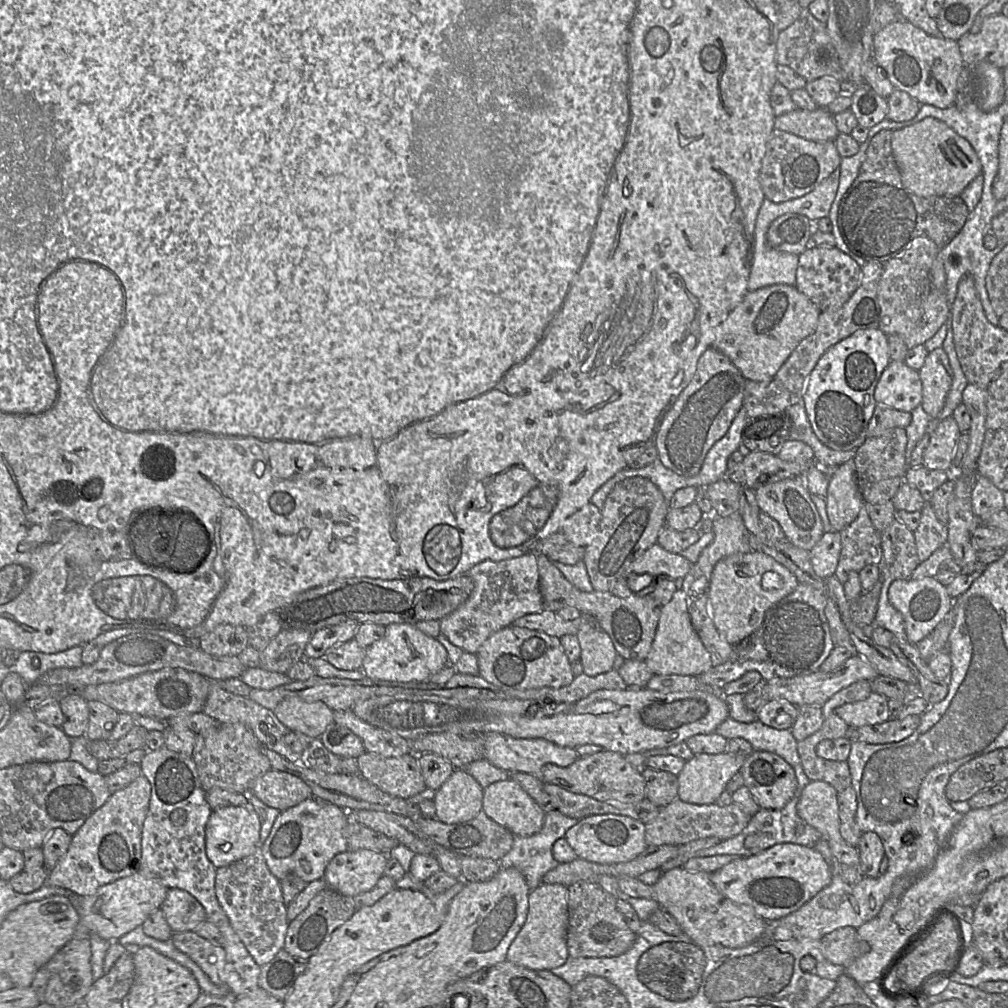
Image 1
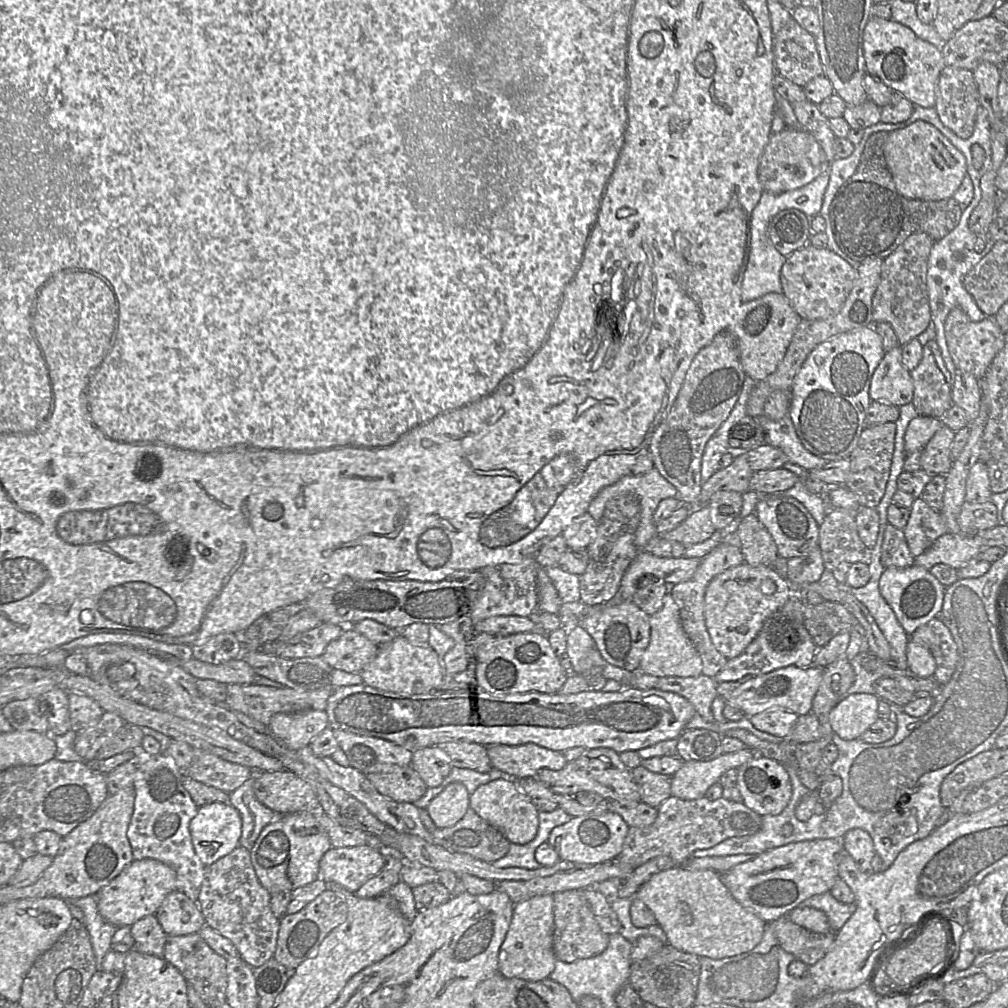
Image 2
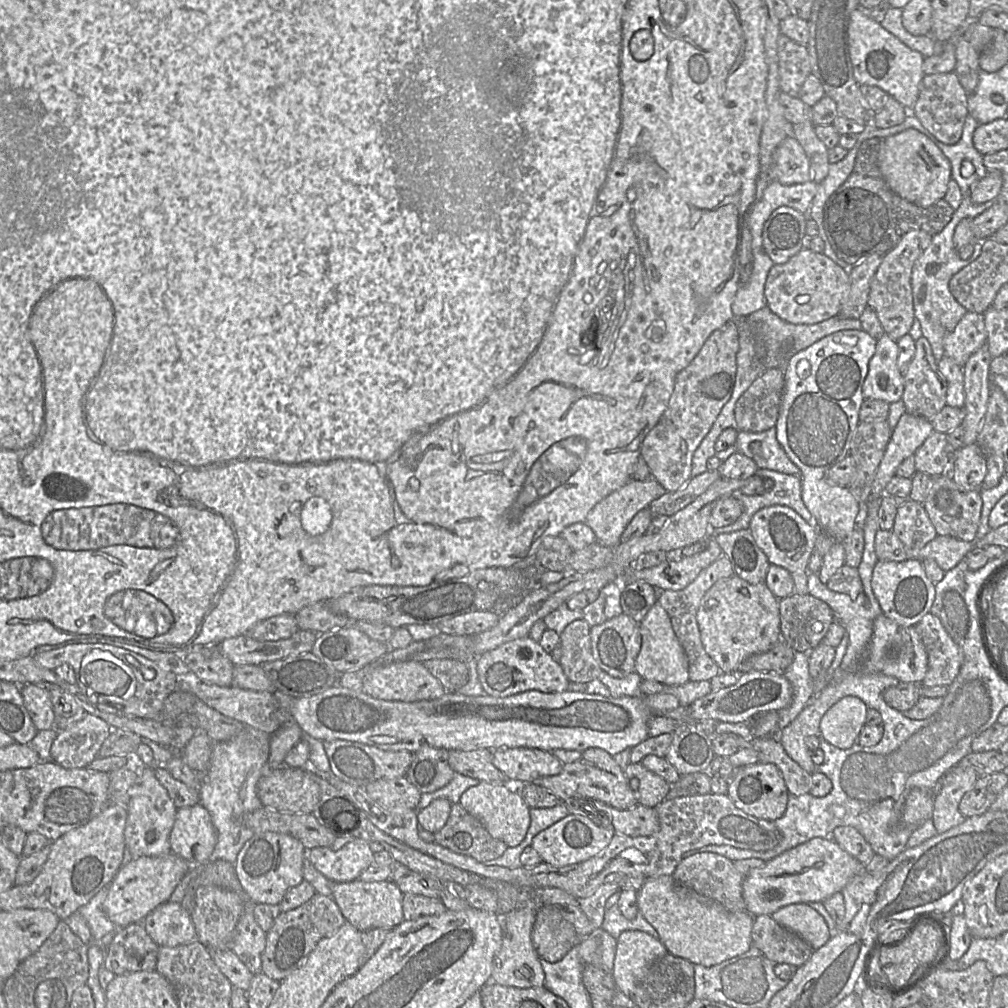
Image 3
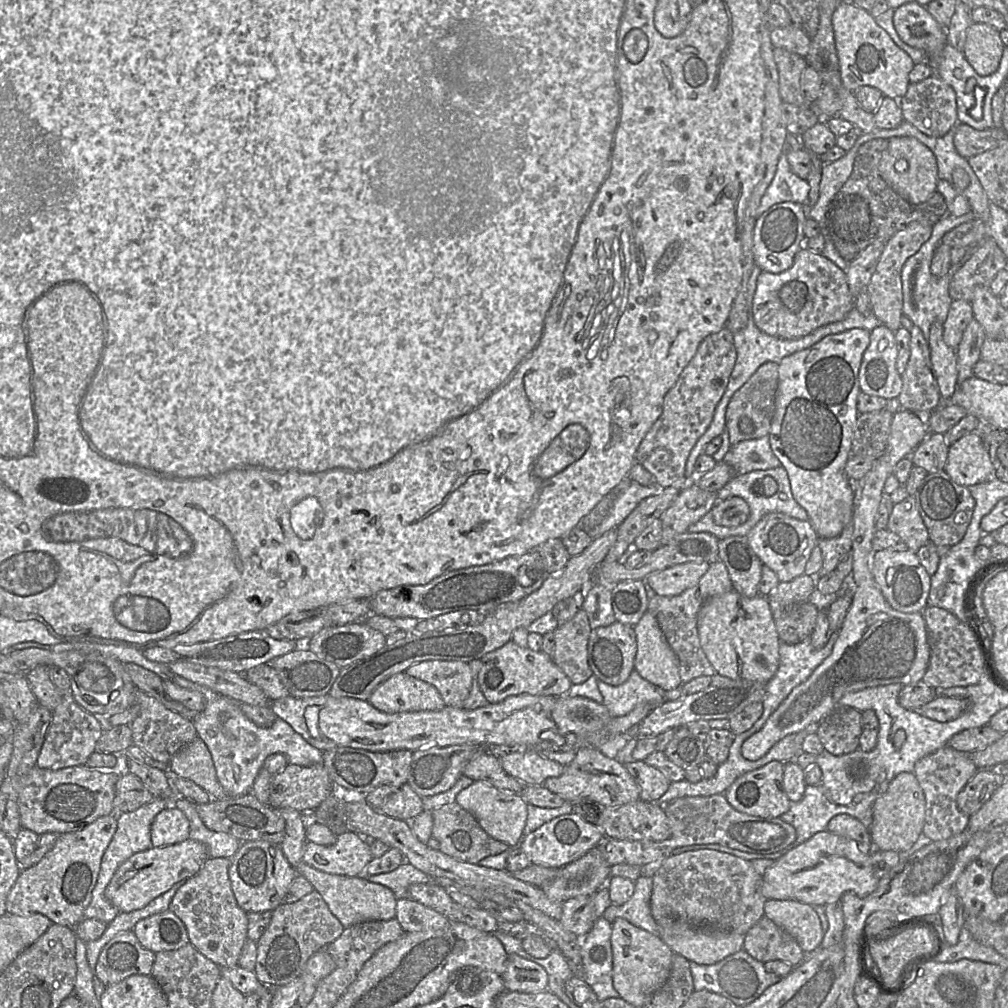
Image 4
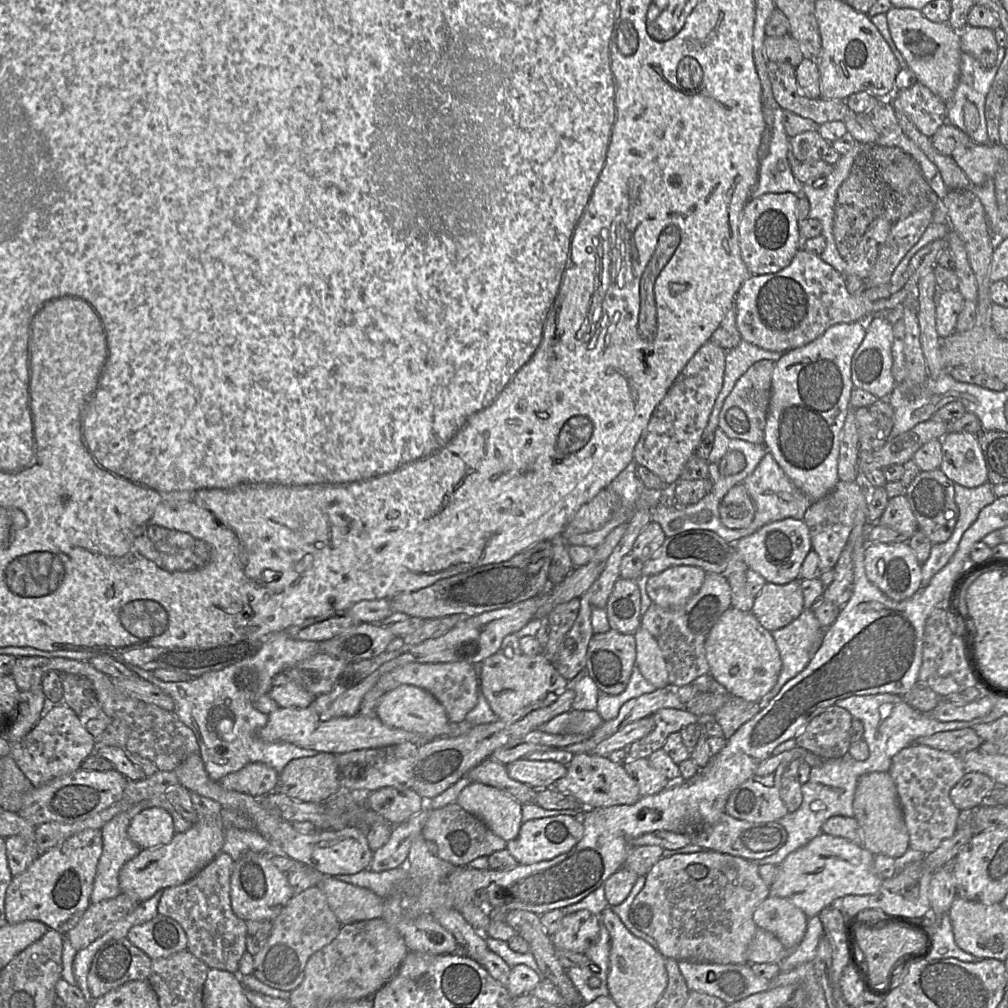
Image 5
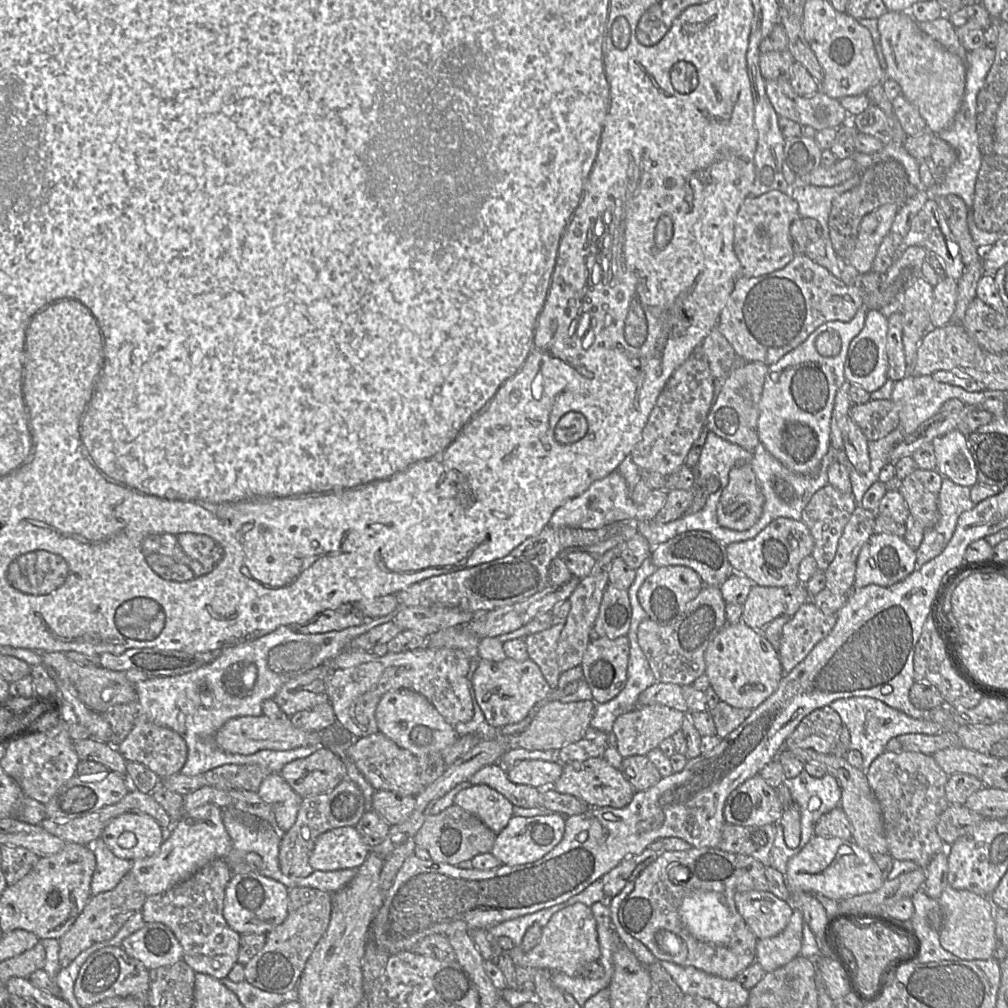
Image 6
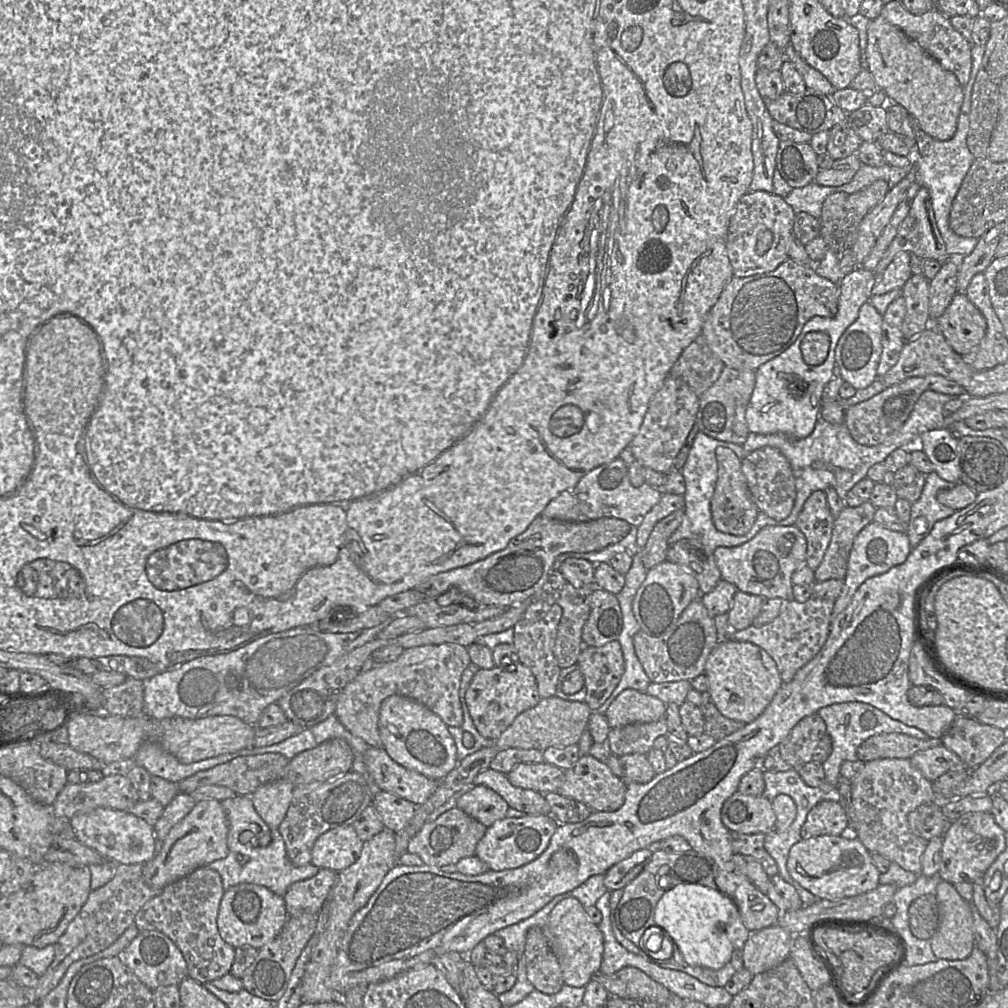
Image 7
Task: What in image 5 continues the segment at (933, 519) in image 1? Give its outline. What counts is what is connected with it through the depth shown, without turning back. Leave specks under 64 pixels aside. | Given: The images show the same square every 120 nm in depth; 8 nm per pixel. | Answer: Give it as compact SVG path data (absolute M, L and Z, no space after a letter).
M899 495L888 500L878 523L898 531L907 538L910 538L918 530L917 520L905 495Z

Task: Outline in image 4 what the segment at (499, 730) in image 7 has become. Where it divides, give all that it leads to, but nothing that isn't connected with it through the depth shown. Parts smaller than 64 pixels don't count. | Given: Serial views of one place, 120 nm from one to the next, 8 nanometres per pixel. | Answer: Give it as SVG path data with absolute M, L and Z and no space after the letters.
M509 641L502 647L487 653L481 659L478 685L489 704L499 703L510 696L529 694L534 696L567 695L572 683L557 667L550 656L528 647L520 647Z

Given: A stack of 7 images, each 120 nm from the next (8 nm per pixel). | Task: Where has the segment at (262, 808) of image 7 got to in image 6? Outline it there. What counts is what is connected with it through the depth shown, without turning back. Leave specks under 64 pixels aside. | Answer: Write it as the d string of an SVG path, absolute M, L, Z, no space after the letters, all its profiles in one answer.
M278 773L265 777L257 794L264 802L272 806L275 826L281 834L288 831L296 821L302 798Z

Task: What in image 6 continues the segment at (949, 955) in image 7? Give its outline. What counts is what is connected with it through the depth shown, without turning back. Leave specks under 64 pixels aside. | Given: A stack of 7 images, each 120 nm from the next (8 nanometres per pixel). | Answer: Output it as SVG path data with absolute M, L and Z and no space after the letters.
M947 885L938 902L942 911L939 932L941 946L961 960L987 960L993 958L997 948L993 903L989 897L968 890L958 890Z

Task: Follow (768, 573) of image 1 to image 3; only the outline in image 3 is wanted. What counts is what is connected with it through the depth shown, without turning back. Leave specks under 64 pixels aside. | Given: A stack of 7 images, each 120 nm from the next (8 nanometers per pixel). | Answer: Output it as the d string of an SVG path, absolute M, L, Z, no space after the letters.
M735 574L717 581L704 594L696 618L703 647L720 668L720 673L734 673L746 658L770 650L780 639L779 599L765 583L752 585Z

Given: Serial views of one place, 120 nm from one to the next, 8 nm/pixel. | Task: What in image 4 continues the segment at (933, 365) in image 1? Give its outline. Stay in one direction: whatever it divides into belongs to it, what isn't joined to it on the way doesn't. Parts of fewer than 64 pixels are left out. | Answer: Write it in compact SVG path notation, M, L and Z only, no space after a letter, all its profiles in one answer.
M914 325L910 332L910 357L897 397L902 409L928 415L942 400L930 360L930 349L921 329Z

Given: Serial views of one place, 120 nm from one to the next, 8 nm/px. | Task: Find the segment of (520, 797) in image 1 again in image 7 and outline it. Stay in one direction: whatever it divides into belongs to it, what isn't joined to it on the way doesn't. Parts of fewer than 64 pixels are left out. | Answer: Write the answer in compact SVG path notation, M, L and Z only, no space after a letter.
M473 785L458 799L457 807L486 827L506 818L509 809L499 794L483 785Z

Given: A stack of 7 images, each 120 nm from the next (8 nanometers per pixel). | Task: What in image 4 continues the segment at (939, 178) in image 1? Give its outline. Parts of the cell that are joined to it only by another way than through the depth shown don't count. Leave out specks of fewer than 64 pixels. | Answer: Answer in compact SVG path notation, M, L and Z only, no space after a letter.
M912 137L890 139L879 163L879 173L900 197L913 205L927 201L937 191L939 177L936 157L928 147Z

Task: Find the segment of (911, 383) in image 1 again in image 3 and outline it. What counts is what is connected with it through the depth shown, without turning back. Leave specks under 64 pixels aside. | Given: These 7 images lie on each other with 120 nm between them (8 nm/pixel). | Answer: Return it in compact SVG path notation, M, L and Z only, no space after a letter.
M884 333L877 340L876 351L869 361L862 387L864 399L881 400L888 404L901 400L904 377L897 367L897 358L897 342Z

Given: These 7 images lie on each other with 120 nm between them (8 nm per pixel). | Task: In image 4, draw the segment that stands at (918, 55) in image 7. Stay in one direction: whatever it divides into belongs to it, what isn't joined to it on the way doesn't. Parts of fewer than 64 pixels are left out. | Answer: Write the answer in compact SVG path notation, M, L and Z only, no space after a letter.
M909 2L894 10L893 24L909 46L923 50L928 59L937 58L946 46L947 31L932 17L926 6Z

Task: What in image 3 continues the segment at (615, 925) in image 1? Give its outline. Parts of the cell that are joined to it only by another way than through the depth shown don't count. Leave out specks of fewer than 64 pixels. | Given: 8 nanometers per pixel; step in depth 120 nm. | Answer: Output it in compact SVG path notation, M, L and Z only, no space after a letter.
M541 904L536 910L531 940L539 958L554 963L575 947L580 937L558 907Z

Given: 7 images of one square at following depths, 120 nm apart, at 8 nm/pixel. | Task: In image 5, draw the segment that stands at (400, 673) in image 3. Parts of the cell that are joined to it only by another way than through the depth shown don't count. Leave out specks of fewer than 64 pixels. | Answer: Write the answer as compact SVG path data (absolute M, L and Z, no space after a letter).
M400 685L385 693L378 701L376 716L388 727L403 729L426 739L442 737L449 732L449 720L444 707L429 692L413 685Z

